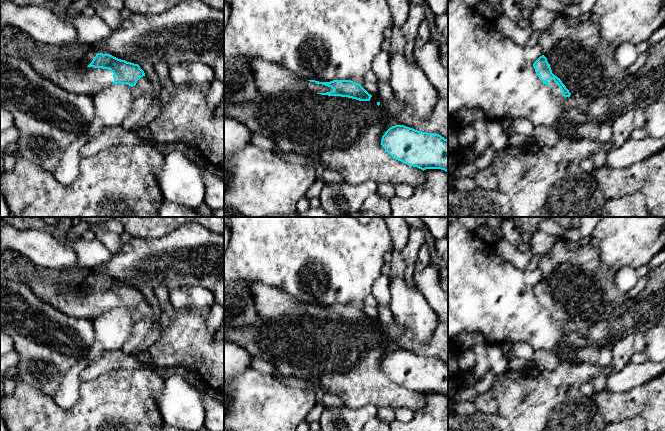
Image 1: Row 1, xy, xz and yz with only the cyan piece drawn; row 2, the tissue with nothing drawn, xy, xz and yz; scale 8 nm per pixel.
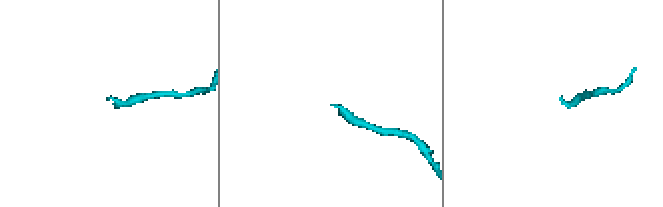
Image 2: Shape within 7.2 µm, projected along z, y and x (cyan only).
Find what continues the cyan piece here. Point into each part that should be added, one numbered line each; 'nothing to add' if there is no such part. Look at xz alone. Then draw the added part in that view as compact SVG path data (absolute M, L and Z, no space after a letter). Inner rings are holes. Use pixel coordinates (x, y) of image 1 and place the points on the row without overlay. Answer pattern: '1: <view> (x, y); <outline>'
1: xz (270, 302); M251 281L248 285L258 314L262 318L303 314L317 318L333 314L331 311L305 304L279 288Z

